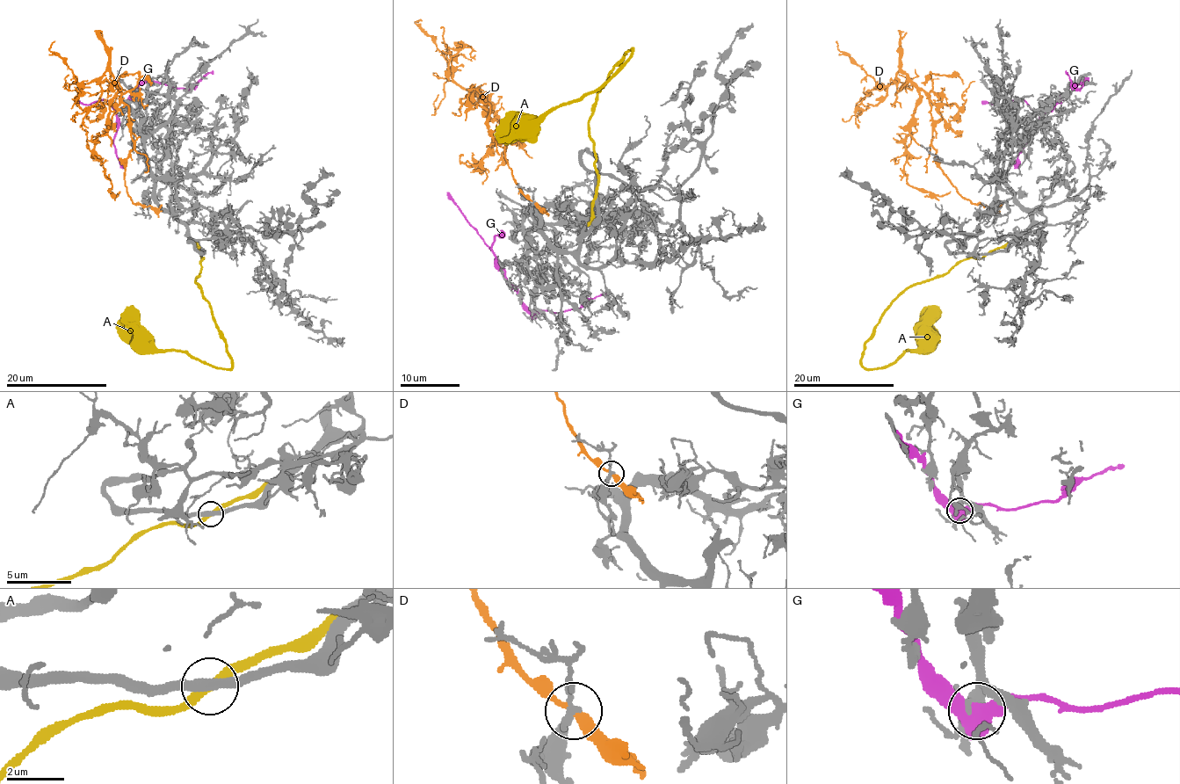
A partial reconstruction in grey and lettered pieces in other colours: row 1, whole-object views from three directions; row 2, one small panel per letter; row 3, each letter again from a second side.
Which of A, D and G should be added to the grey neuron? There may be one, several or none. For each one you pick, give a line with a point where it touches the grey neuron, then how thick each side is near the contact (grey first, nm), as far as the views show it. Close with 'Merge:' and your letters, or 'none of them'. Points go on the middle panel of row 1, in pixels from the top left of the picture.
A: contact (595, 198); calibres 380 and 320 nm
Merge: A

